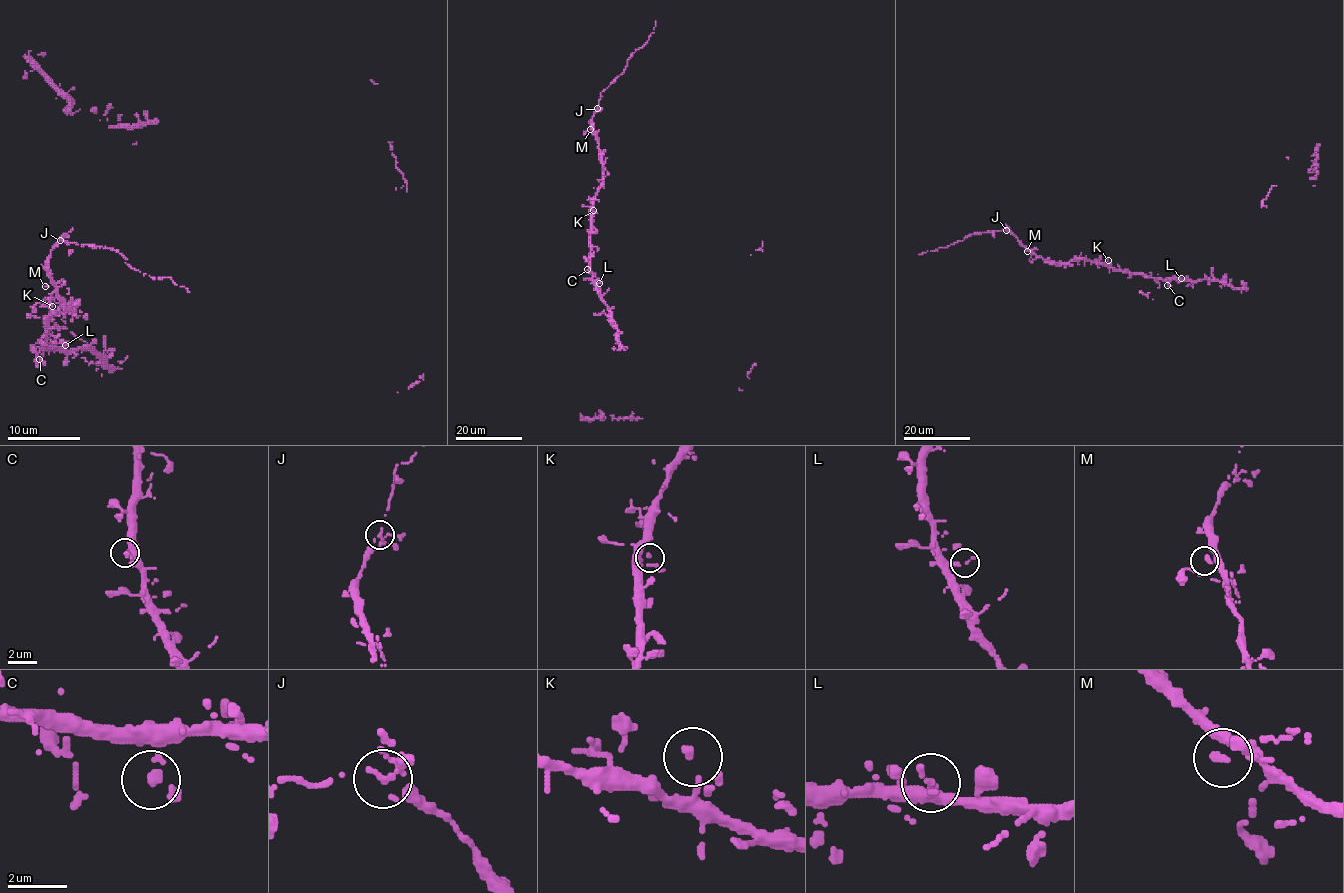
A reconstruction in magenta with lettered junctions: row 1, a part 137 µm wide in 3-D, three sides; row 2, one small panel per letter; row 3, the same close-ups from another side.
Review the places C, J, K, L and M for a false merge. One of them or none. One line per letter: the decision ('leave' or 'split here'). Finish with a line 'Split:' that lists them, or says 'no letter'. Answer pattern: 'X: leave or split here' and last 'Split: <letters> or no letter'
C: leave
J: split here
K: leave
L: leave
M: leave
Split: J

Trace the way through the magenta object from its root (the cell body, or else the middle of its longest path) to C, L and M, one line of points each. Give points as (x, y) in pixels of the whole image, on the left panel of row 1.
C: (45, 343), (39, 359)
L: (45, 343), (45, 347), (65, 345)
M: (45, 343), (45, 321), (60, 306), (74, 305), (74, 310), (67, 308), (56, 288), (50, 283), (45, 286)

